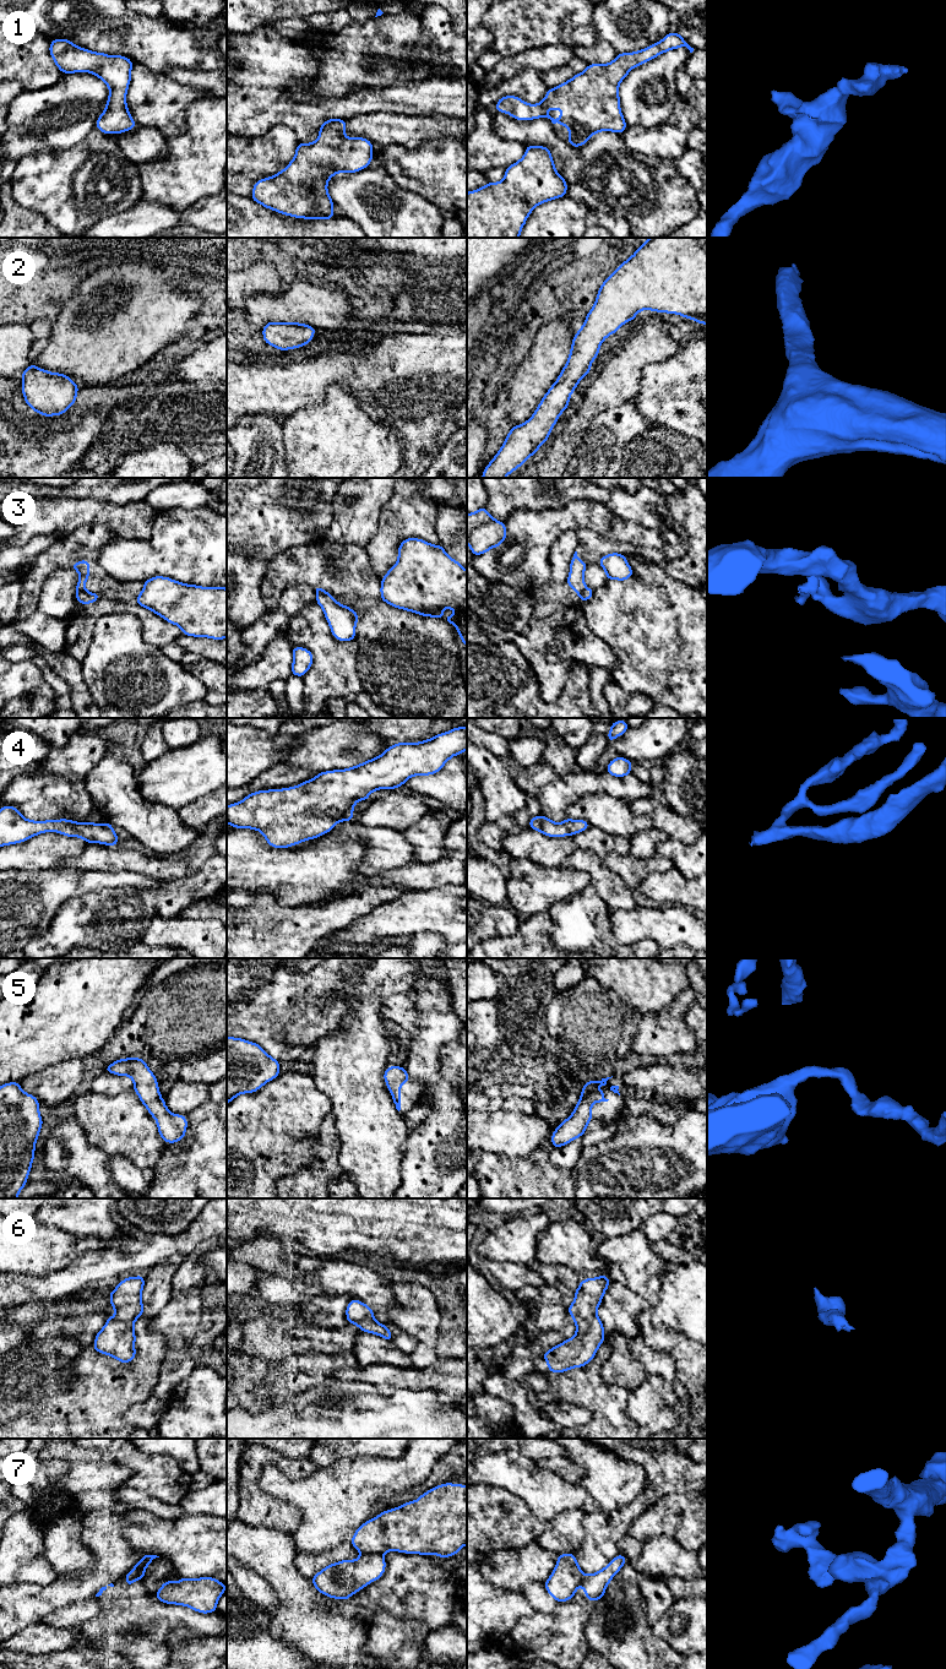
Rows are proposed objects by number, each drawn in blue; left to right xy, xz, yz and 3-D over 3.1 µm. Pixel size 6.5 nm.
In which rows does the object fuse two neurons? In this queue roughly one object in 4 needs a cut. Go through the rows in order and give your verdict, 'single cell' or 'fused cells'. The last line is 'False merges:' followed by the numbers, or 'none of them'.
1: single cell
2: single cell
3: fused cells
4: single cell
5: single cell
6: single cell
7: fused cells
False merges: 3, 7

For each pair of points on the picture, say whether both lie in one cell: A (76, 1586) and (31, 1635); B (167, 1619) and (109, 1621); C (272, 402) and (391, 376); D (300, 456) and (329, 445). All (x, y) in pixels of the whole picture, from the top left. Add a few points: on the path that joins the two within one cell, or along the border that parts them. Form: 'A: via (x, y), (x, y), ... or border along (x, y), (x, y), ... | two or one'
A: border along (41, 1621), (32, 1623), (14, 1634) | two
B: via (152, 1620), (124, 1621) | one
C: via (302, 384), (315, 375), (362, 375) | one
D: via (308, 456), (317, 456), (321, 452) | one

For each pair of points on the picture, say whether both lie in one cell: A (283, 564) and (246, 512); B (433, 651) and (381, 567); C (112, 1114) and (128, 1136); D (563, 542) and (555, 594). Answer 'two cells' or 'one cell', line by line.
A: two cells
B: two cells
C: one cell
D: two cells

